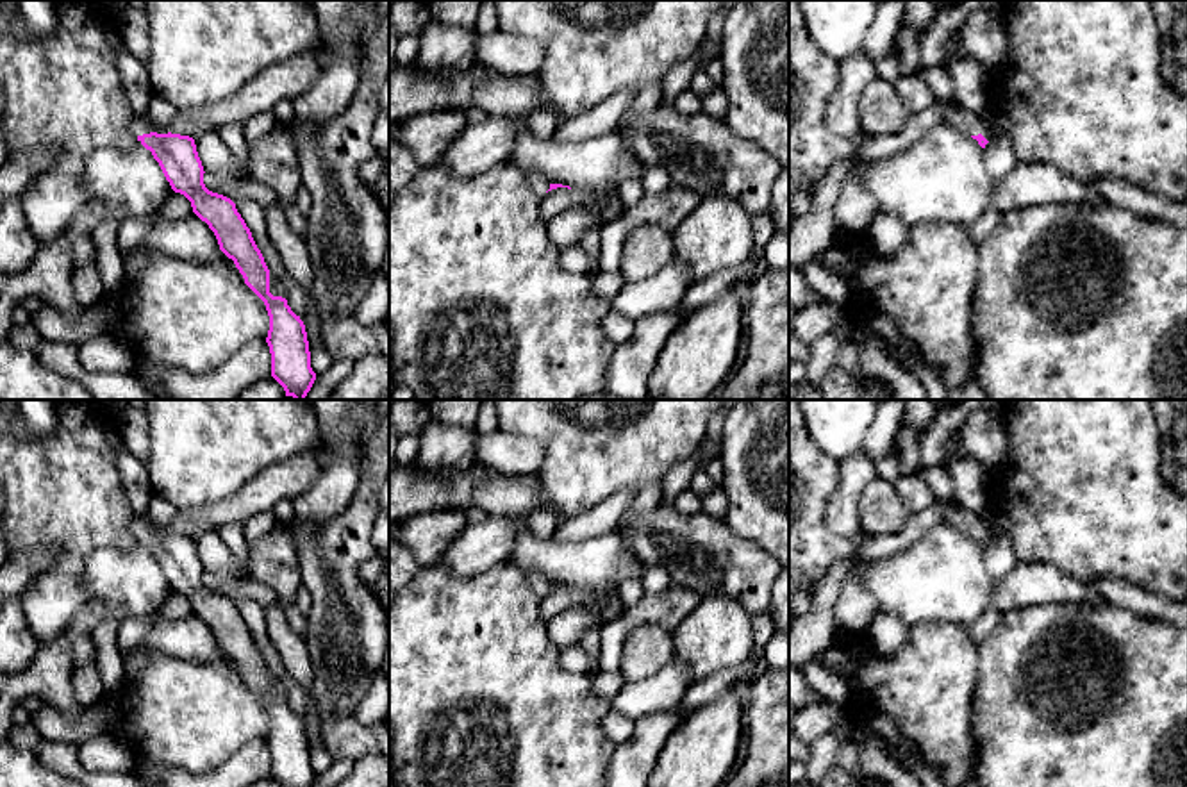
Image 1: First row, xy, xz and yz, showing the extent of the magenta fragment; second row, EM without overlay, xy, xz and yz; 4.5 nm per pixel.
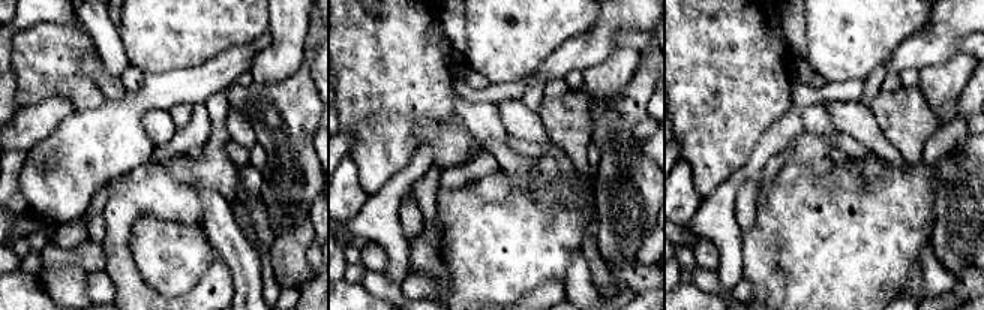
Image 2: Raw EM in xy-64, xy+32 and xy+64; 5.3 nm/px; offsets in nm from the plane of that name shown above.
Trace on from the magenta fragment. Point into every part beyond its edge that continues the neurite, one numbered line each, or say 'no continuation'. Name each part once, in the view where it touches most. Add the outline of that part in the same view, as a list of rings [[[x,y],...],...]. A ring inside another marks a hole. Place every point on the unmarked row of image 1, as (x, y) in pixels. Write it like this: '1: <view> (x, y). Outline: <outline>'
1: xy (140, 523). Outline: [[[134,516],[132,526],[137,535],[152,532],[152,525],[143,516]]]

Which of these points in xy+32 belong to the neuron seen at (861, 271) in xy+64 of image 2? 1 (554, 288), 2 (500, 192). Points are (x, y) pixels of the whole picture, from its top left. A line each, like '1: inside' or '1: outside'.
1: outside
2: outside

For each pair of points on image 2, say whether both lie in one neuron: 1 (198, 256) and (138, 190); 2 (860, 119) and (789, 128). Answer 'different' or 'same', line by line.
1: different
2: different

